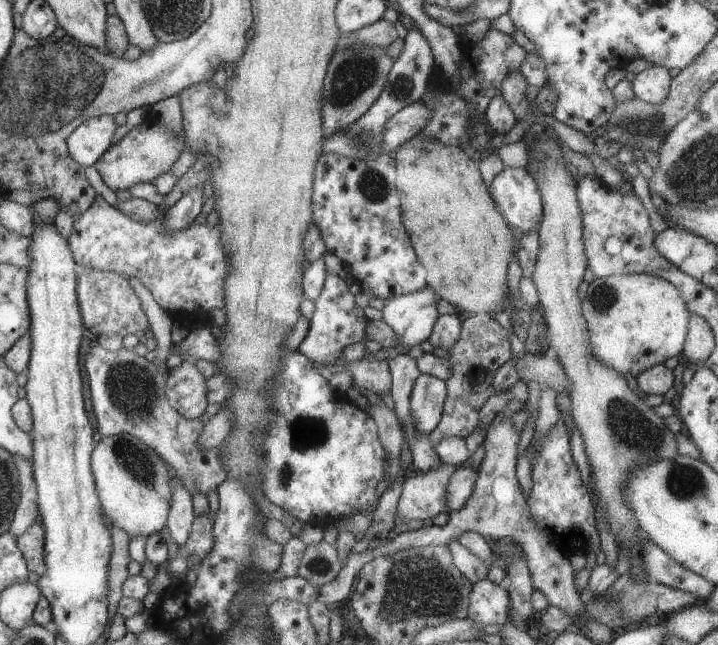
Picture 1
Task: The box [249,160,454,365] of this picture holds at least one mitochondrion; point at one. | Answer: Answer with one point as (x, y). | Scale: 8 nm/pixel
(372, 184)

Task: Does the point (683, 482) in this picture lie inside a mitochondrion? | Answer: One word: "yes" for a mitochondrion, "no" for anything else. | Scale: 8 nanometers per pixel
yes

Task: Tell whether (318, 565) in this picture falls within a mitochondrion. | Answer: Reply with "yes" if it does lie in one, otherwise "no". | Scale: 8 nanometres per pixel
yes

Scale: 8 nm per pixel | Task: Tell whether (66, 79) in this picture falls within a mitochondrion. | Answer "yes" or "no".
yes

